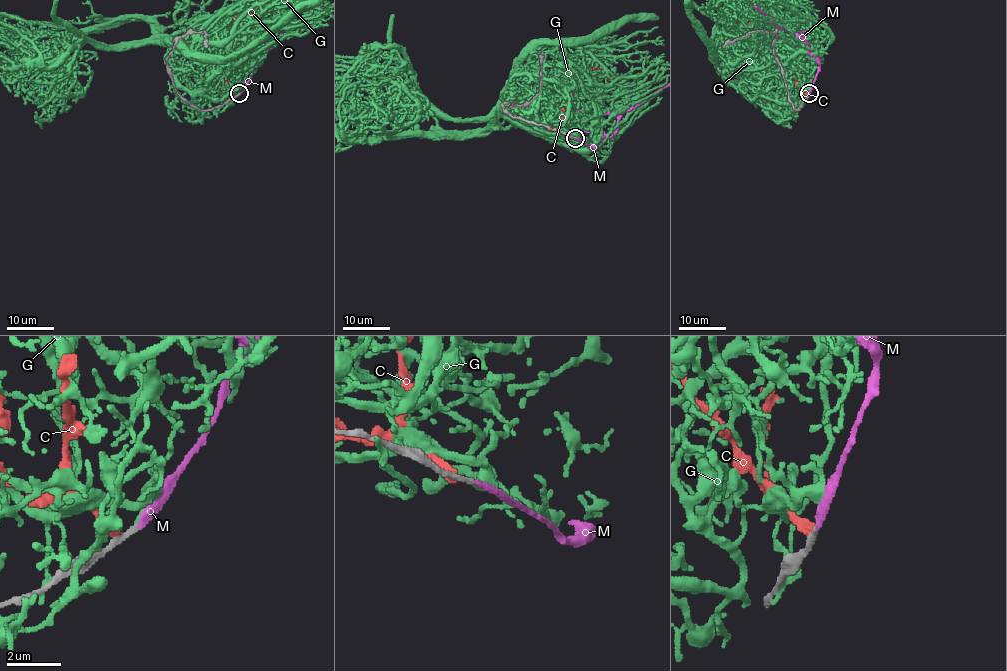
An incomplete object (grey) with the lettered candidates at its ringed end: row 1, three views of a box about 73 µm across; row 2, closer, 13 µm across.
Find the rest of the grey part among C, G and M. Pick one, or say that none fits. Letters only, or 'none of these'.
M

